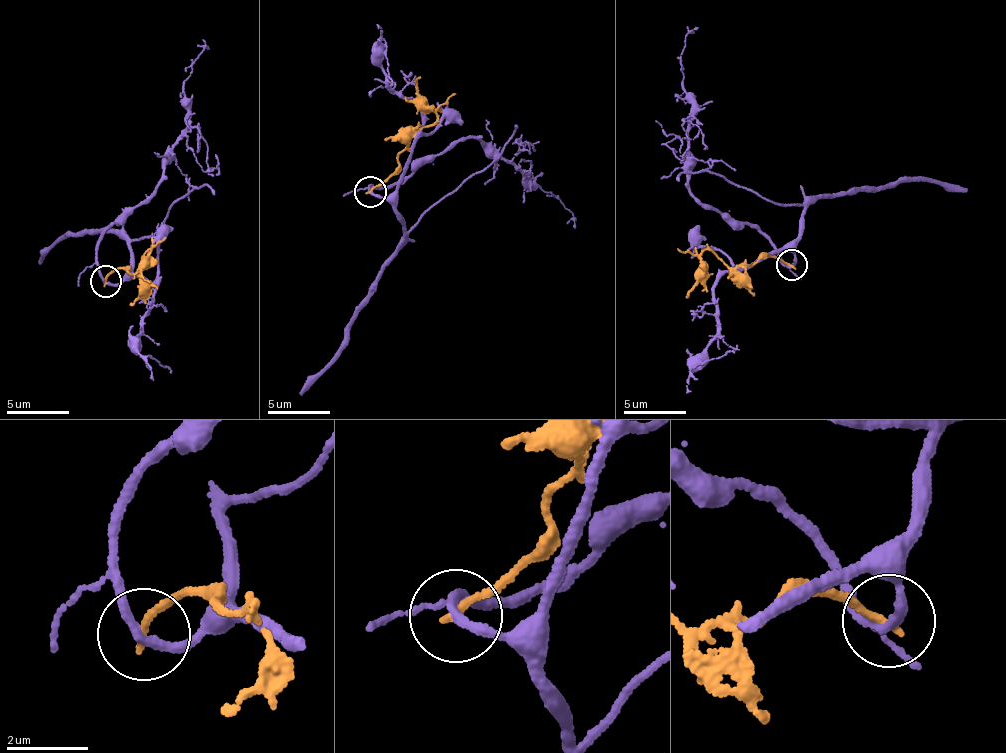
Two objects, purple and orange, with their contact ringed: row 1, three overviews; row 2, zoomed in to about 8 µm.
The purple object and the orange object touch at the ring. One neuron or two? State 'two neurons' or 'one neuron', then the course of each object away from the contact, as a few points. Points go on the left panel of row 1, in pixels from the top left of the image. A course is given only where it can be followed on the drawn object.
two neurons | purple via (106, 280), (97, 251), (104, 232), (149, 202), (164, 149), (187, 129), (183, 79), (210, 49) | orange via (106, 280), (117, 269), (139, 271), (152, 247), (151, 265), (142, 274), (150, 283)

